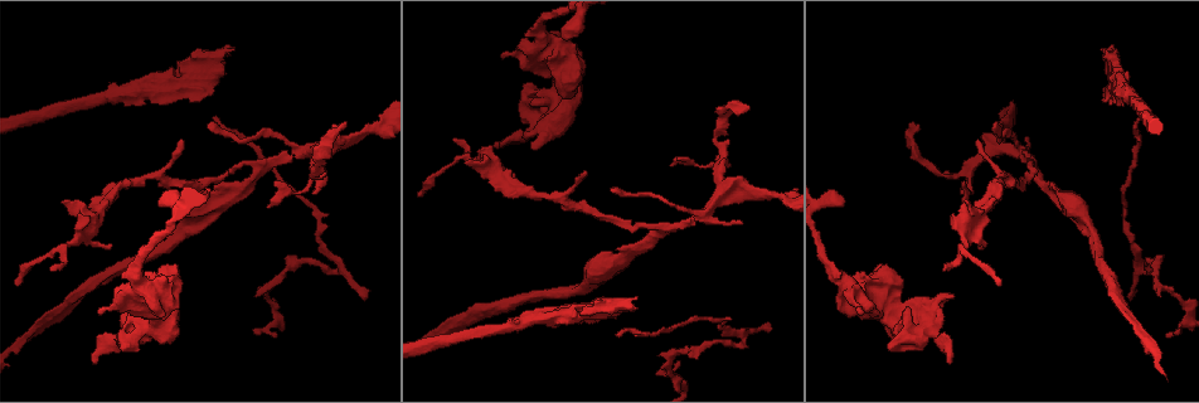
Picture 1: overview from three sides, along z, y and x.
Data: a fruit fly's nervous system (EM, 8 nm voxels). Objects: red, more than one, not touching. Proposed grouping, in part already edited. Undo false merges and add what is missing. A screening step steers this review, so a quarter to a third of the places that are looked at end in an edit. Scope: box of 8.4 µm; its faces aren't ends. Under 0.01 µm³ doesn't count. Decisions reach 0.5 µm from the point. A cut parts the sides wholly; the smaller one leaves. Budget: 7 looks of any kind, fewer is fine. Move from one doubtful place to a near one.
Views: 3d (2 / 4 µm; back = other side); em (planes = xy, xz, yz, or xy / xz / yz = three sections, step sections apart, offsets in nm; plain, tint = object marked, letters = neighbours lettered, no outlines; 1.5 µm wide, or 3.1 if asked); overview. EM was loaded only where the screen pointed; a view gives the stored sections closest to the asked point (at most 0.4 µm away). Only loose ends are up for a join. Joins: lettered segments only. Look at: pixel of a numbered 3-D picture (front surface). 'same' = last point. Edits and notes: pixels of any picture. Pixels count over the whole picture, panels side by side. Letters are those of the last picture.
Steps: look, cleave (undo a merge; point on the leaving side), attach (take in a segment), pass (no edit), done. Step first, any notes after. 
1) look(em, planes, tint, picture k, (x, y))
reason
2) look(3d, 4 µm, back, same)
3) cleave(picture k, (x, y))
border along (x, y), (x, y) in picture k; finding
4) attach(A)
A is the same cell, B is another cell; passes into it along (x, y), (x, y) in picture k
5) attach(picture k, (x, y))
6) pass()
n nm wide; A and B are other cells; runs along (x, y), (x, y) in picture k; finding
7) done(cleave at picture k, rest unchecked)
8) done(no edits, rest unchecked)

look(em, xz, step 8, tint, picture 1, (983, 244))

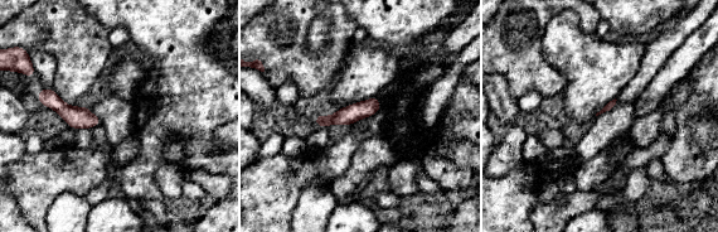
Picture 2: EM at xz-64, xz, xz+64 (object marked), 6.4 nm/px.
look(em, planes, letters, same)

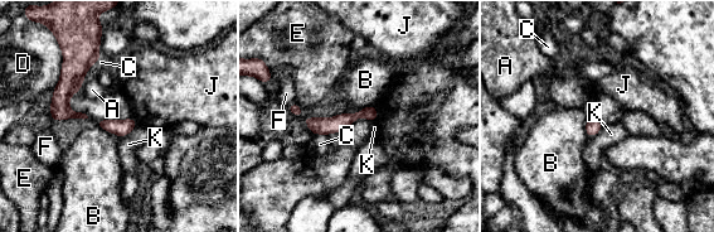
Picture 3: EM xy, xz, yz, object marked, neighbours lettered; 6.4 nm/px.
pass()
100 nm wide; A, B, C, D, E, F, J and K are other cells; border along (96, 124), (120, 136) in picture 3; none of them fits

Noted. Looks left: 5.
look(3d, 2 µm, picture 1, (343, 123))
branch stops here

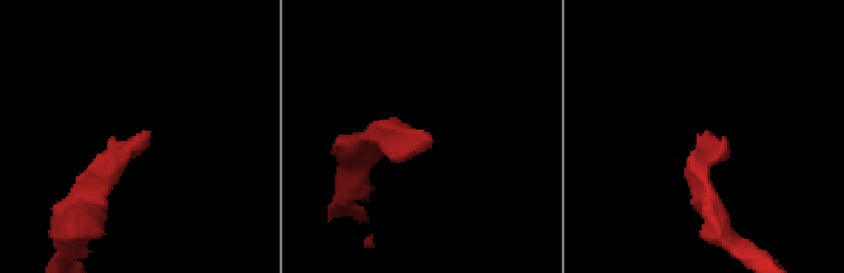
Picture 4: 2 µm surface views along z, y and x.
look(em, planes, letters, picture 4, (714, 135))

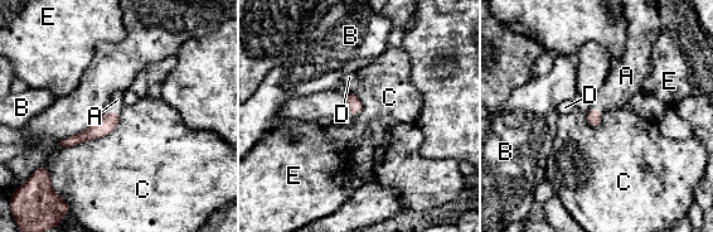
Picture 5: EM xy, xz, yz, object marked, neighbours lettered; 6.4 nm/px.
attach(A)
C touches over 440 nm; A is the same cell, B, C, D and E are other cells; passes into it along (593, 116), (595, 109), (624, 82) in picture 5; it goes on there

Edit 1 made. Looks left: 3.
look(em, planes, letters, picture 1, (768, 328))
tapers out

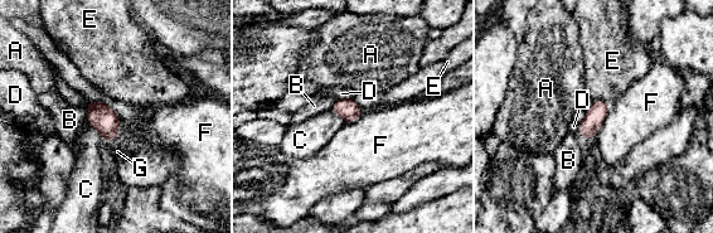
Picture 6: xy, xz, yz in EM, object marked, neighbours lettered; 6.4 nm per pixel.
attach(G)
120 nm wide; G is the same cell, A, B, C, D, E and F are other cells; passes into it along (595, 116), (585, 136), (583, 142) in picture 6; it goes on there

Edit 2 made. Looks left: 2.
done(attach at picture 5, attach at picture 6, rest unchecked)

